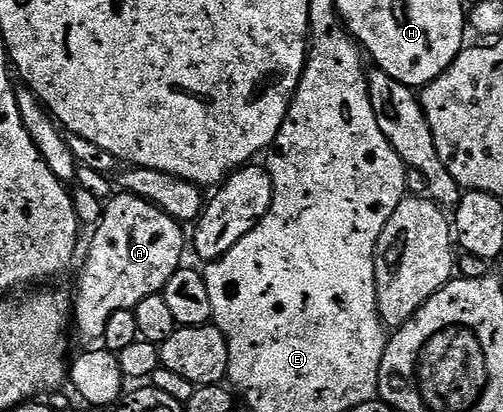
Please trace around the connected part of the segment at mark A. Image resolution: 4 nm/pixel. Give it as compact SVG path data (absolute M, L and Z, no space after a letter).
M117 192L107 198L102 219L91 230L92 242L88 245L88 258L84 261L84 270L80 273L80 282L74 293L74 329L84 337L100 339L106 331L107 321L115 312L136 310L147 296L163 294L166 283L170 283L170 275L180 268L186 253L186 229L181 222L163 213L158 207L151 205L133 193Z

